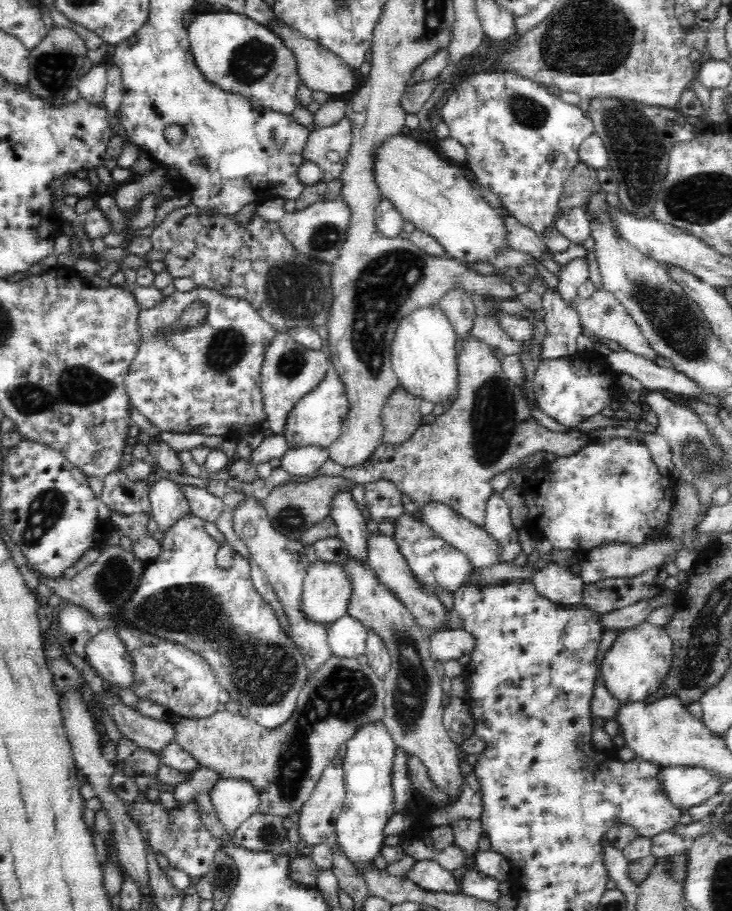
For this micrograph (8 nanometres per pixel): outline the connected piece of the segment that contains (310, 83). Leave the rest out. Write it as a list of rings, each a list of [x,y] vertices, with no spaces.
[[[272,20],[266,22],[265,28],[268,28],[274,34],[277,34],[283,41],[283,44],[294,53],[296,59],[296,68],[298,71],[298,80],[312,92],[326,92],[329,95],[346,94],[350,90],[359,87],[358,76],[354,76],[354,72],[350,71],[350,67],[339,56],[330,50],[323,48],[312,40],[303,38],[294,28],[288,26],[280,20]]]

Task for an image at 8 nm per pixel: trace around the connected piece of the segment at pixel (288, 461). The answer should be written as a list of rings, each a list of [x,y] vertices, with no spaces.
[[[306,446],[306,448],[288,449],[280,458],[279,467],[291,477],[314,476],[326,460],[329,460],[327,449]]]

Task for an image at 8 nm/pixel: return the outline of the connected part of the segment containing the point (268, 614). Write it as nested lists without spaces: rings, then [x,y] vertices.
[[[192,514],[184,516],[166,531],[161,550],[153,561],[146,563],[139,588],[124,600],[114,619],[198,653],[210,665],[217,681],[229,692],[232,700],[236,700],[239,706],[245,706],[249,710],[248,716],[262,728],[274,730],[286,724],[295,711],[298,695],[310,672],[298,647],[280,627],[270,604],[254,587],[248,561],[234,552],[232,566],[220,568],[217,551],[221,550],[221,544],[207,533],[205,522]]]

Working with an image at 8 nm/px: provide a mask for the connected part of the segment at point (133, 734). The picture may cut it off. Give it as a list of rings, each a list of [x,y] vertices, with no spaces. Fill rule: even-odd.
[[[107,687],[101,693],[100,702],[112,716],[123,736],[136,742],[141,749],[148,749],[158,755],[176,735],[174,725],[146,717],[136,709],[126,707]]]

